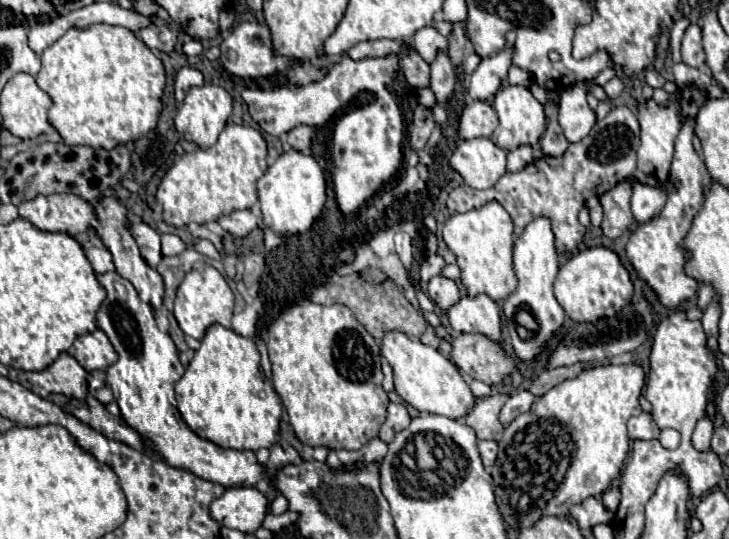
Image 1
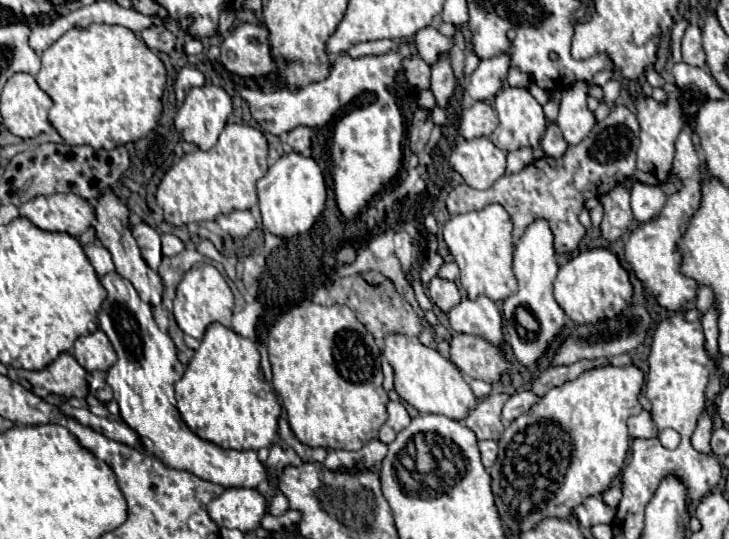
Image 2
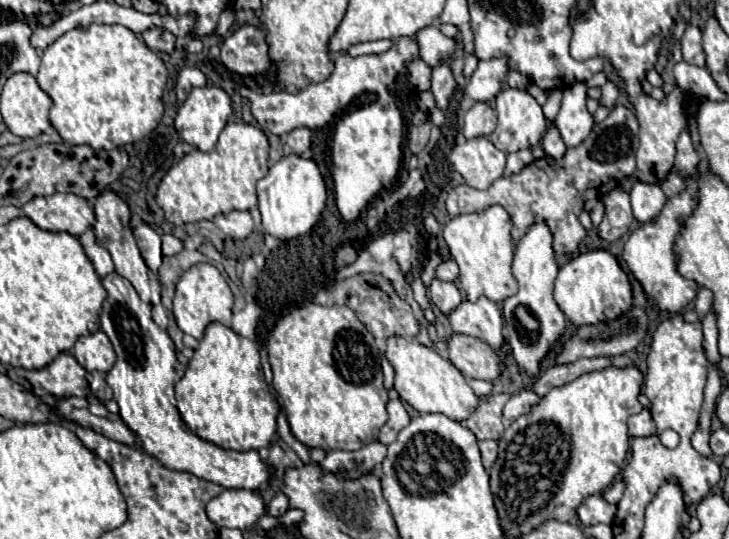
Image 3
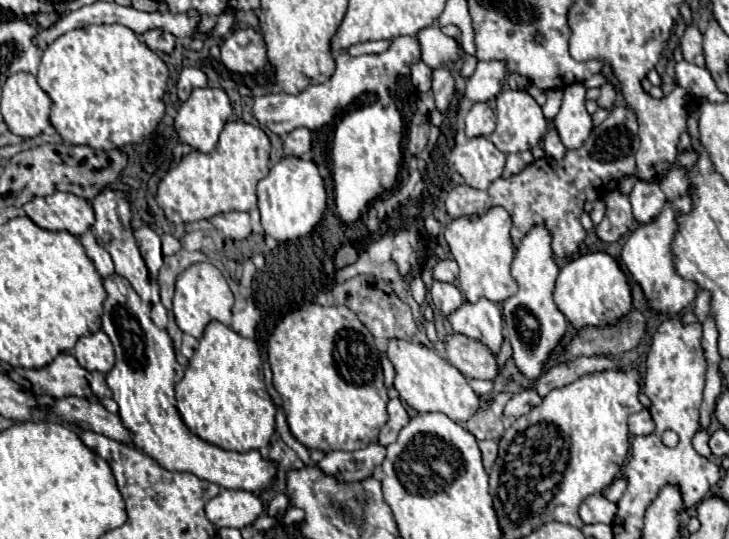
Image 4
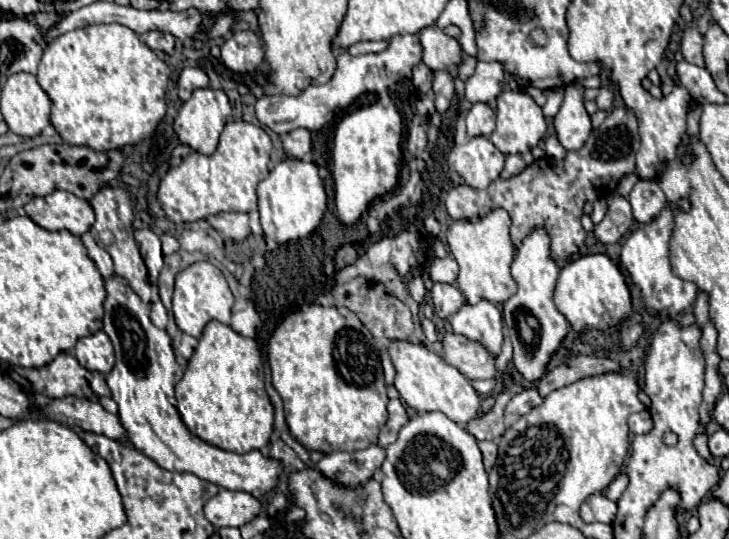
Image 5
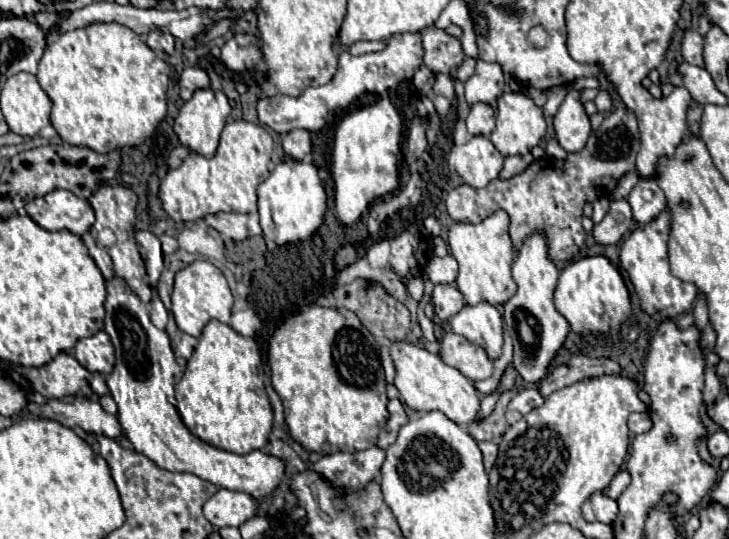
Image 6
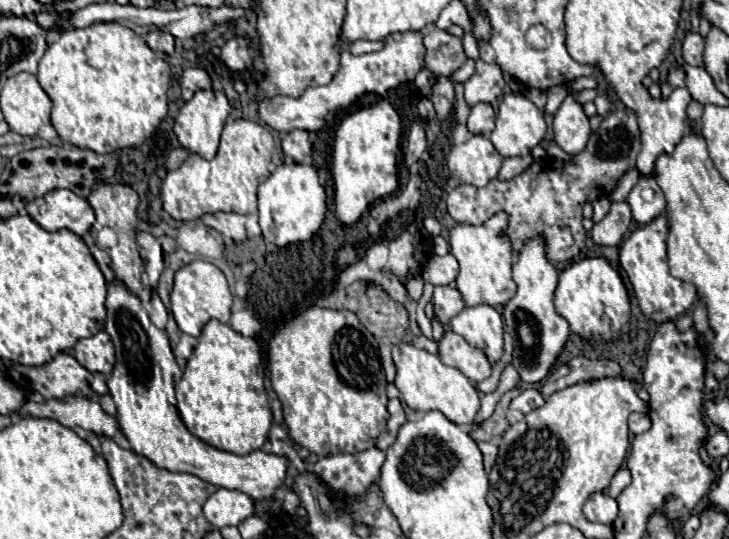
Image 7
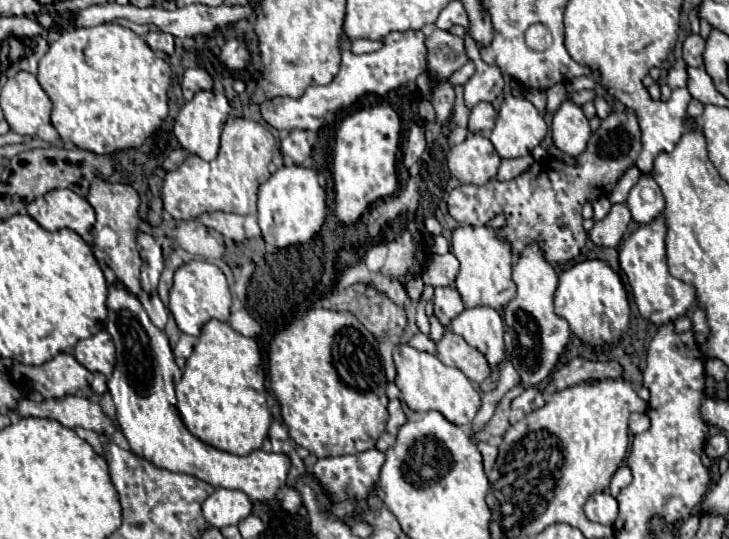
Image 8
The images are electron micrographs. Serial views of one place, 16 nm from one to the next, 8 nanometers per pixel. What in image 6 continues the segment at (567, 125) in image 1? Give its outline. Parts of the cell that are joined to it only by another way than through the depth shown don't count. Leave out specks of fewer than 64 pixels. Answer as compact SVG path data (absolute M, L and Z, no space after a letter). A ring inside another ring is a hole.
M568 88L568 94L554 116L554 138L566 152L580 152L590 136L590 118L578 100L580 92Z

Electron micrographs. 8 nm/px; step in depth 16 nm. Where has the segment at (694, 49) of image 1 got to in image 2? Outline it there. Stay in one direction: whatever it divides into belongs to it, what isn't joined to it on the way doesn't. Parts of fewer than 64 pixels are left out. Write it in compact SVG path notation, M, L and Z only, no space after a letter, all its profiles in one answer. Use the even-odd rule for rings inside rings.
M690 24L682 38L682 58L686 64L704 68L704 50L702 50L702 32L696 24Z

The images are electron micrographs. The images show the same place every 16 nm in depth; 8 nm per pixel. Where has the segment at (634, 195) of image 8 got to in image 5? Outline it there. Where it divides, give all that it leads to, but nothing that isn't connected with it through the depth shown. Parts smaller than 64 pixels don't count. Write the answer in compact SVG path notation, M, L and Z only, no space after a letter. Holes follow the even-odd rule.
M638 180L632 188L628 202L632 206L632 214L636 222L650 222L654 220L662 208L666 206L666 196L654 180Z

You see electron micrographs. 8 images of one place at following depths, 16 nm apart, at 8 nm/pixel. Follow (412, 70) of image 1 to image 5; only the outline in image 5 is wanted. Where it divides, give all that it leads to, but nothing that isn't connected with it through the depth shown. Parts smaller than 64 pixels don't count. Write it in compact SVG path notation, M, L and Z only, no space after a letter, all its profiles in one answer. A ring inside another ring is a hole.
M420 64L414 68L414 76L412 76L412 84L422 92L428 94L432 90L432 70L426 64Z

